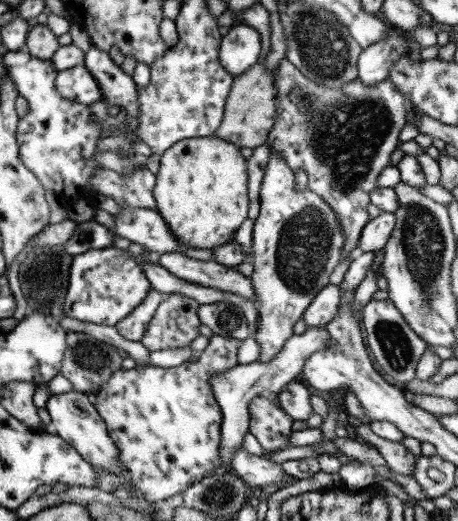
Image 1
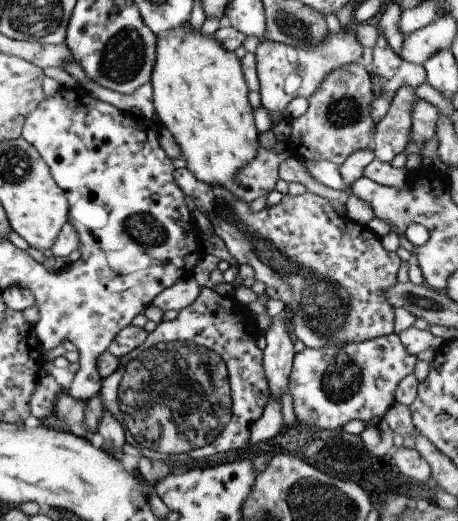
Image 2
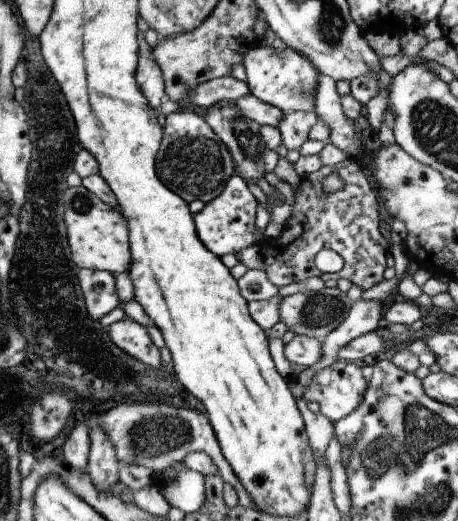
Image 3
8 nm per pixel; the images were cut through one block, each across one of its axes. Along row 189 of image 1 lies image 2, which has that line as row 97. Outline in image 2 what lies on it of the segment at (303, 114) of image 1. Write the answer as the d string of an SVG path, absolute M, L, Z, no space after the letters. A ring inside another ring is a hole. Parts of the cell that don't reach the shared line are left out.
M349 63L323 78L318 89L307 99L308 110L300 118L289 121L292 134L285 141L285 148L293 158L306 163L329 161L340 167L354 152L372 145L376 126L371 116L374 99L371 76L364 65Z

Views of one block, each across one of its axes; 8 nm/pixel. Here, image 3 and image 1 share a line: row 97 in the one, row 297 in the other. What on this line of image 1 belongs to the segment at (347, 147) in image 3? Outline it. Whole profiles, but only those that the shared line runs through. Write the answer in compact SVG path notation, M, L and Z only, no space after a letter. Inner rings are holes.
M326 285L315 296L314 301L303 313L306 326L323 328L332 321L339 312L341 303L341 290L338 285Z

